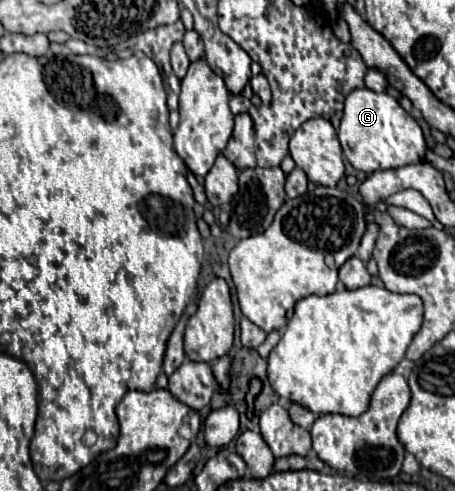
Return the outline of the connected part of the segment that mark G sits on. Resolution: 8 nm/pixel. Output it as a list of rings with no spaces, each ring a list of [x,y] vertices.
[[[358,88],[346,96],[338,138],[348,162],[356,170],[368,174],[374,170],[418,164],[426,154],[426,140],[418,122],[400,106],[396,98],[370,88]]]

